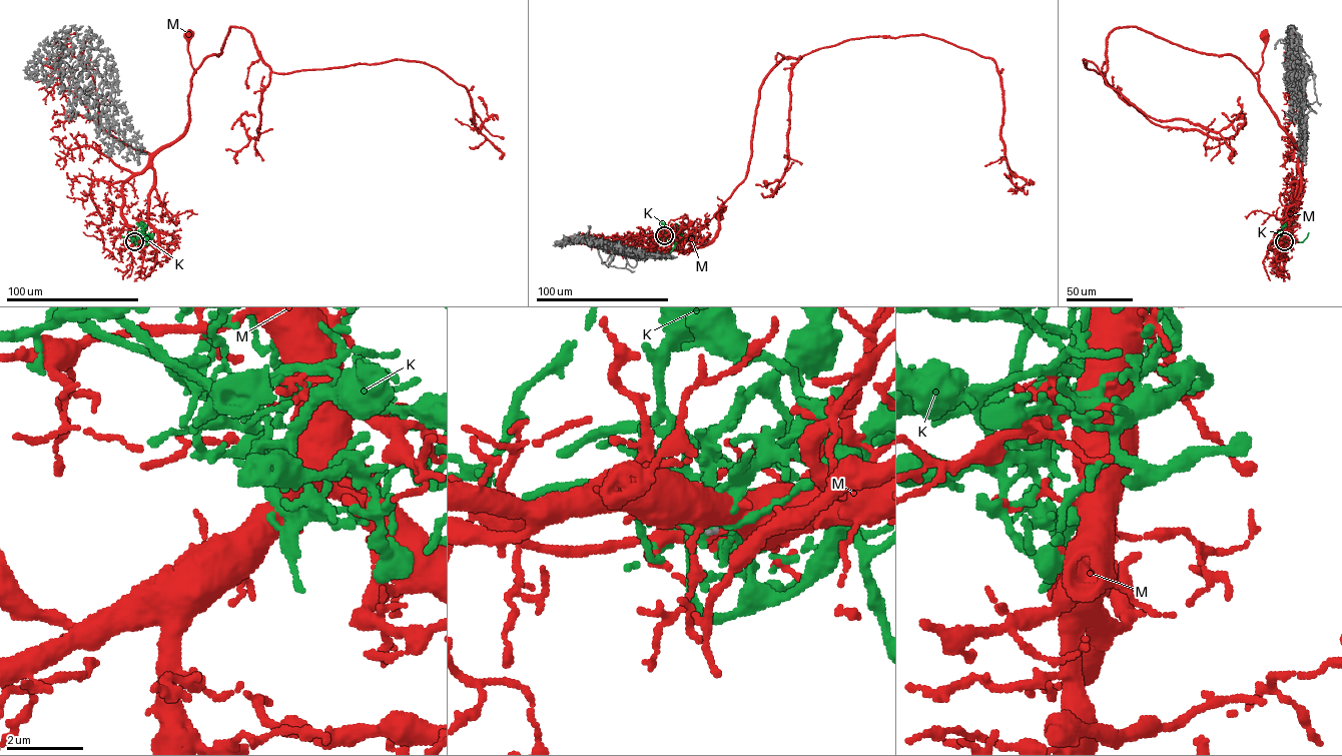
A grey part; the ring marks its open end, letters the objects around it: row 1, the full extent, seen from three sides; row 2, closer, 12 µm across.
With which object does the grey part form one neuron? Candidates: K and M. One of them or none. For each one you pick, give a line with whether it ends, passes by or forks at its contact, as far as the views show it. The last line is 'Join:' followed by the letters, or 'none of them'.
Join: none of them

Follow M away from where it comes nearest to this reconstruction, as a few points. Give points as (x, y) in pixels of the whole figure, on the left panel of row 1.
M: (134, 241), (122, 213), (122, 184), (174, 142), (188, 124), (188, 94), (195, 71), (188, 51), (188, 33)

